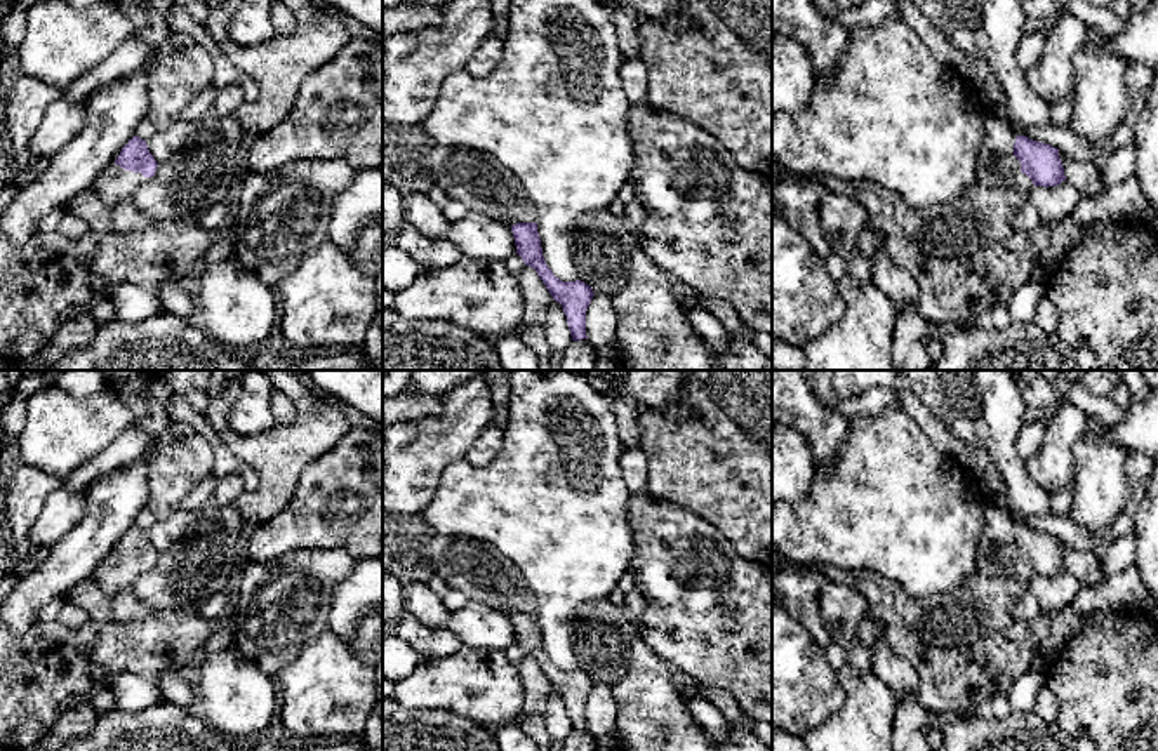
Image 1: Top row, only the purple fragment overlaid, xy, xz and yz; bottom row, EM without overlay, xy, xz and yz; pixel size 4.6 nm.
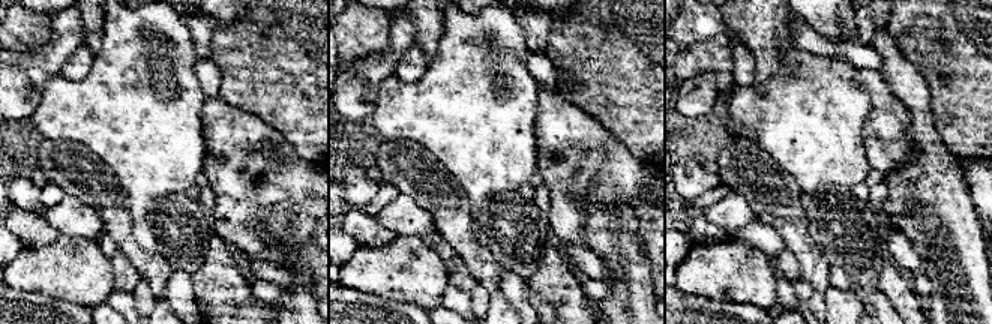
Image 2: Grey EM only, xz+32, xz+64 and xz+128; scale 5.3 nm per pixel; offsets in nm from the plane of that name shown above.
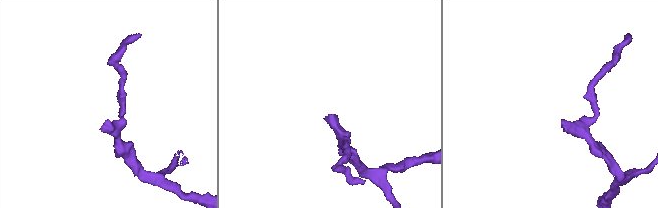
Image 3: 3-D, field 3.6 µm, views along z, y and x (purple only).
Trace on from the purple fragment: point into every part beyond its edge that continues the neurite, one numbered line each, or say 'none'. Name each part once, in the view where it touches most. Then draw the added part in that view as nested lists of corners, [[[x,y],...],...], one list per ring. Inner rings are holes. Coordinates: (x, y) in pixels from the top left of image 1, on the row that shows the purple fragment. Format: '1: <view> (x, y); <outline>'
1: yz (998, 169); [[[1000,118],[986,123],[984,150],[979,155],[977,183],[991,189],[1031,191],[1033,181],[1021,172],[1021,162],[1014,156],[1015,134]]]

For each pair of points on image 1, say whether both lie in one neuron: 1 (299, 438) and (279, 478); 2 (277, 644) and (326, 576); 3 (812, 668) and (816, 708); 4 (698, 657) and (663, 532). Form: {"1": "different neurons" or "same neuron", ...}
{"1": "same neuron", "2": "same neuron", "3": "same neuron", "4": "same neuron"}

